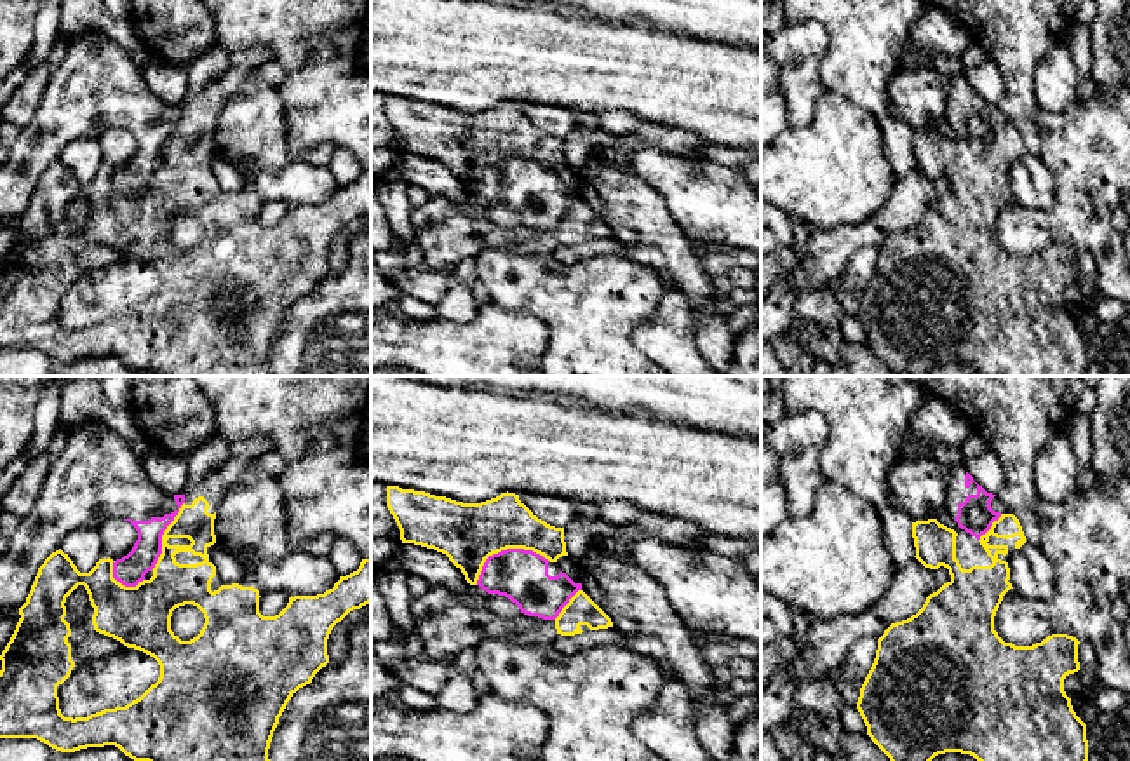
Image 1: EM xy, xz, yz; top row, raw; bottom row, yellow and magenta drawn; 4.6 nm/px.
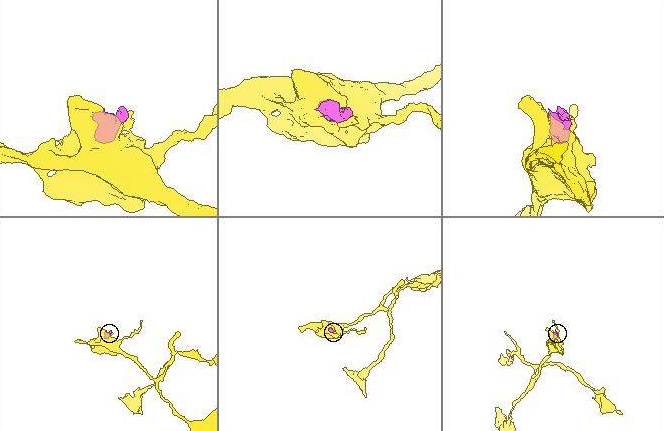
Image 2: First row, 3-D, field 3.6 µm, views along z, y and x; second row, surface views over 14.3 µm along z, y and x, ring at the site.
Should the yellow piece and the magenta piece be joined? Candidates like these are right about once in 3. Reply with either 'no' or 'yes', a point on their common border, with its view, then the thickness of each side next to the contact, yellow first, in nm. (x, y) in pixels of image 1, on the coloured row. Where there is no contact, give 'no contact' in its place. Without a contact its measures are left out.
no; meets yellow in xz at (505, 549); 280 nm thick on the yellow side, 240 nm on the other

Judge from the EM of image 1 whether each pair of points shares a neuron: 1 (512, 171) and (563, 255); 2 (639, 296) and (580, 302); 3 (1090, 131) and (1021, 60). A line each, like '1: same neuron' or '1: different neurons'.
1: different neurons
2: same neuron
3: different neurons

